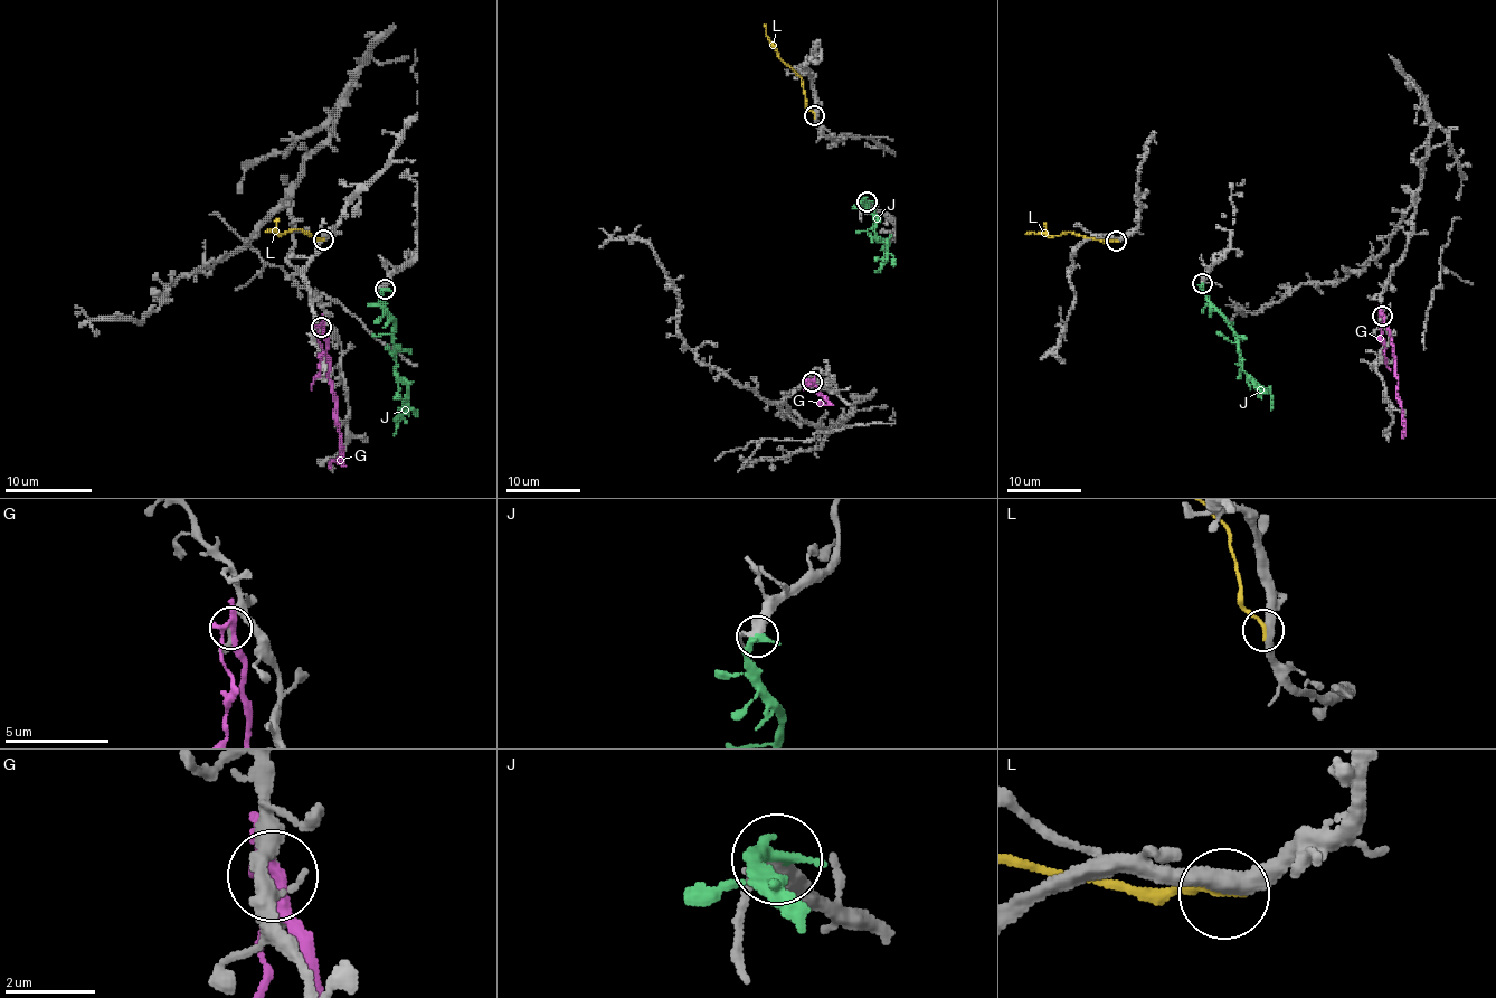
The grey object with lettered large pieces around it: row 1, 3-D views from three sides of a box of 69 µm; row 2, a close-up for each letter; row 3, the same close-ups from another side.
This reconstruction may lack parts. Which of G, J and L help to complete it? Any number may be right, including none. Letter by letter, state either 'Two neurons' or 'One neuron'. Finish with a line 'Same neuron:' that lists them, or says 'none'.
G: Two neurons
J: One neuron
L: Two neurons
Same neuron: J

